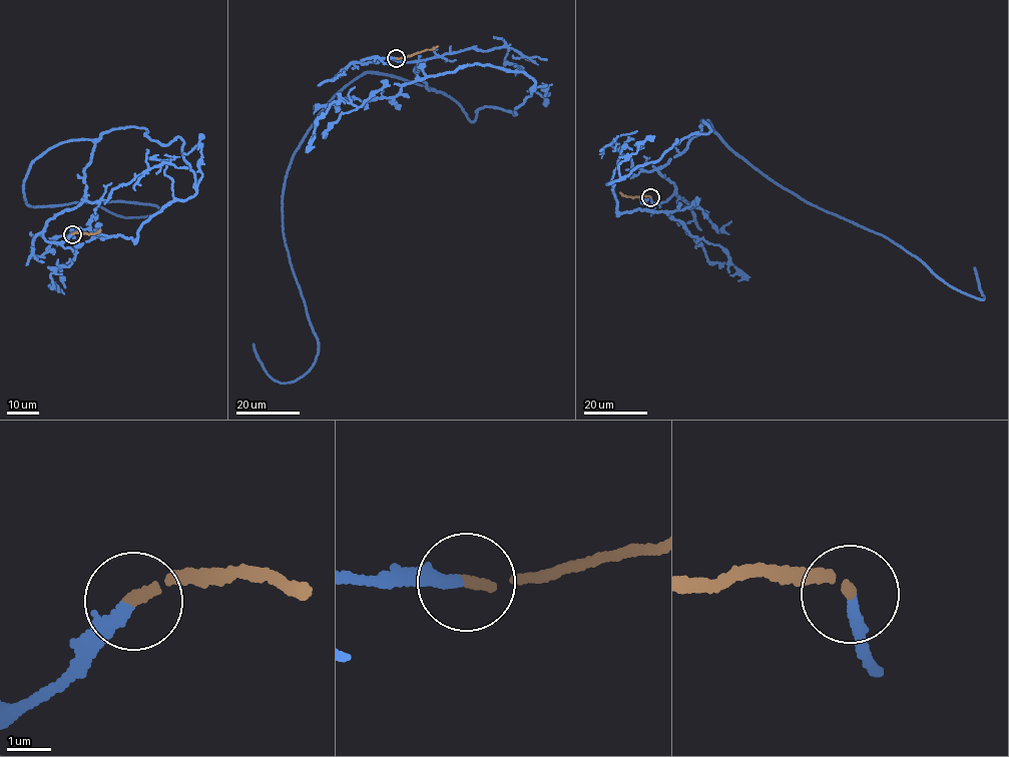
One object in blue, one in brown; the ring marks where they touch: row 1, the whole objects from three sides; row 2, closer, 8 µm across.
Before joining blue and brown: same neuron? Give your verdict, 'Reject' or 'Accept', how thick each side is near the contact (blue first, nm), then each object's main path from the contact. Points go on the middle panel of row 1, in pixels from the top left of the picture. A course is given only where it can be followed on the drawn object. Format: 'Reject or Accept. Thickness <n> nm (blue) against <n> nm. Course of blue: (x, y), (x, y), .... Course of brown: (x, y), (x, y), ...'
Accept. Thickness 240 nm (blue) against 220 nm. Course of blue: (396, 58), (362, 61), (415, 61), (429, 90), (363, 73), (284, 184), (316, 361), (275, 381), (253, 343). Course of brown: (396, 58), (438, 46)

